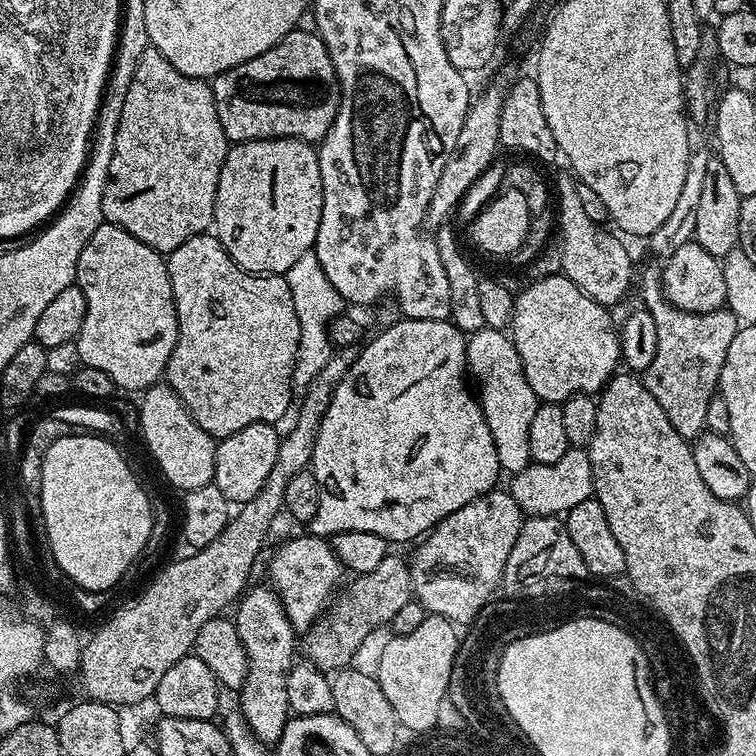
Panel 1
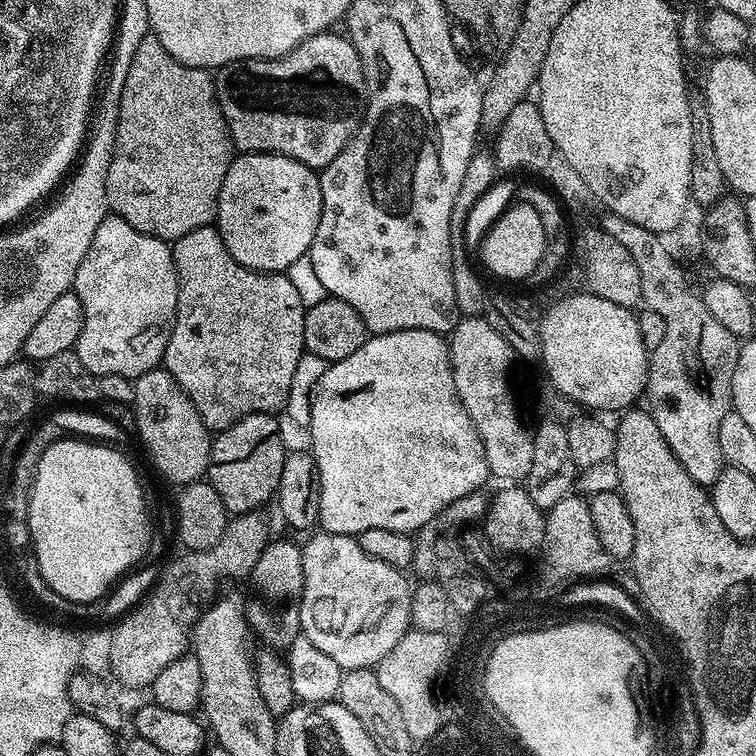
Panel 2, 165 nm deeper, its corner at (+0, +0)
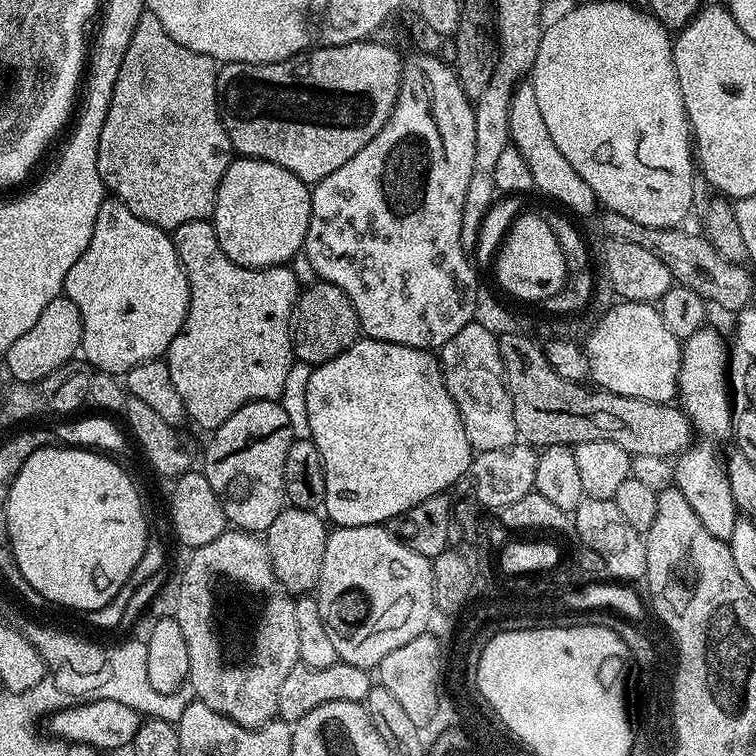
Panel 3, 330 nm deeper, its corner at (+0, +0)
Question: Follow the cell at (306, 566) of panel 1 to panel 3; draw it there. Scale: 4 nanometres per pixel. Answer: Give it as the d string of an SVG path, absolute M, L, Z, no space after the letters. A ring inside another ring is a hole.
M363 524L342 528L333 527L326 538L326 555L322 557L322 574L316 583L314 595L326 634L334 642L340 660L350 666L375 669L398 646L406 646L410 638L418 638L429 631L433 623L430 616L431 594L434 587L432 561L418 554L409 544L405 544L395 531L384 524Z

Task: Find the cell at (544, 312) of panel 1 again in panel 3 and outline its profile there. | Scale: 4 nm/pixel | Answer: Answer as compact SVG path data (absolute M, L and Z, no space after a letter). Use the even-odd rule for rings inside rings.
M617 302L613 308L604 316L599 317L595 321L594 327L587 333L586 339L583 341L582 347L589 358L589 370L591 379L596 379L595 387L605 392L613 392L619 396L626 398L642 398L646 402L658 402L659 404L671 404L677 399L676 383L678 382L678 374L680 373L680 353L682 351L682 342L674 334L670 334L670 330L666 330L666 326L662 323L659 307L653 306L648 302Z

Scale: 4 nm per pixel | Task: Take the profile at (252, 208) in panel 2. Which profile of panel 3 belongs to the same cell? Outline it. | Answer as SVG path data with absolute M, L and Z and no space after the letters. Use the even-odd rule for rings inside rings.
M236 158L222 174L210 223L216 228L226 258L247 268L274 268L287 265L303 249L311 213L309 185L290 174L290 170L274 162Z

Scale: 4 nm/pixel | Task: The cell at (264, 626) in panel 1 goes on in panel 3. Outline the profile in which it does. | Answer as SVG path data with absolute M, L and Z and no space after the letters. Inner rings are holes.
M285 506L278 514L278 518L270 522L266 533L266 543L272 569L276 575L276 581L293 597L299 598L311 593L320 580L322 557L326 555L326 538L329 531L325 517L311 508Z

